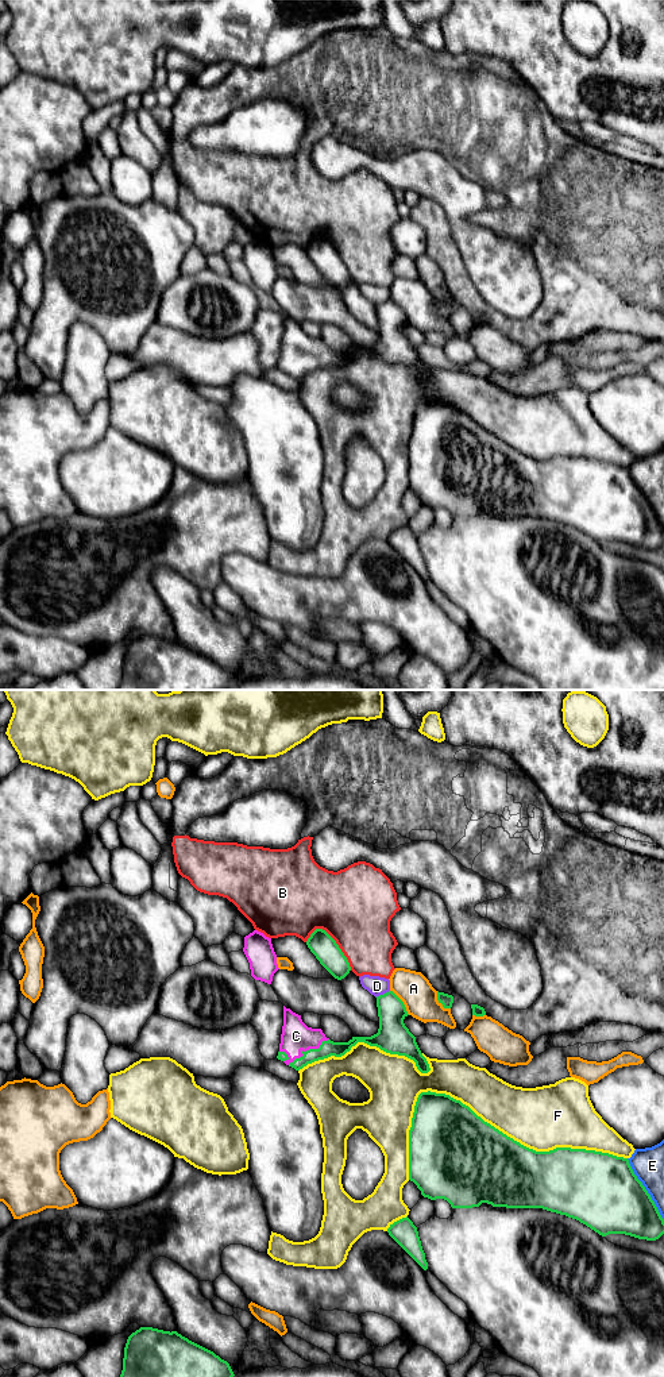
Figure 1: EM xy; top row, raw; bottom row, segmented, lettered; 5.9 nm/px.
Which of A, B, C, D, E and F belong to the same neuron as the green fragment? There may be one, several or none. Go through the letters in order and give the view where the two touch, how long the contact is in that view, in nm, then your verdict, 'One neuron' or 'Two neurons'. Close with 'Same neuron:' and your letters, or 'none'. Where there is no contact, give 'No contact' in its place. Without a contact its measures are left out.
A: Touches green in xy. Shared border 190 nm. Two neurons
B: Touches green in xy. Shared border 340 nm. Two neurons
C: Touches green in xy. Shared border 300 nm. One neuron
D: Touches green in xy. Shared border 100 nm. Two neurons
E: Touches green in xy. Shared border 420 nm. Two neurons
F: Touches green in xy. Shared border 1300 nm. Two neurons
Same neuron: C

